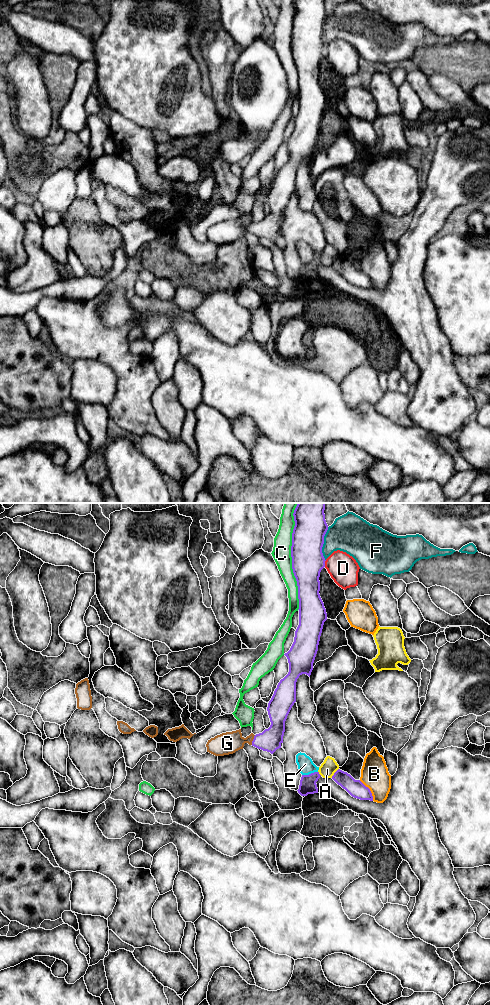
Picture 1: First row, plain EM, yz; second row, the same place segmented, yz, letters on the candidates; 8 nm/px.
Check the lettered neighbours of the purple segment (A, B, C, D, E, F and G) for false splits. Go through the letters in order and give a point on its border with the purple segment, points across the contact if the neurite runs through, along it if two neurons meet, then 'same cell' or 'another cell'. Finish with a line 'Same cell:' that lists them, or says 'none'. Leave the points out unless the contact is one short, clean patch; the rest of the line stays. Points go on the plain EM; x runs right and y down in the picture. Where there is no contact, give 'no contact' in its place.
A: contact yz (334, 261); another cell
B: contact yz (369, 278); another cell
C: contact yz (292, 49); another cell
D: contact yz (324, 51); another cell
E: contact yz (309, 262); another cell
F: contact yz (323, 31); another cell
G: contact yz (253, 228); way yz (270, 228), (253, 228), (227, 231); same cell
Same cell: G

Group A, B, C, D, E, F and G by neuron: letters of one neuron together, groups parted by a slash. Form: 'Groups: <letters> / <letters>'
Groups: A / B / C / D / E / F / G

